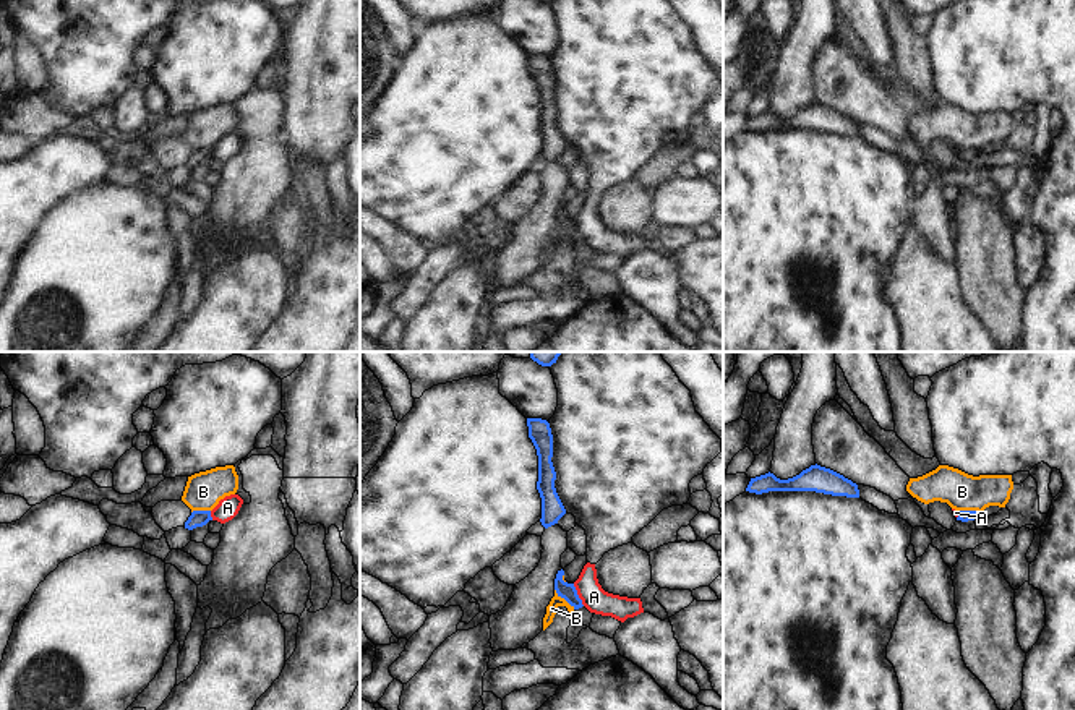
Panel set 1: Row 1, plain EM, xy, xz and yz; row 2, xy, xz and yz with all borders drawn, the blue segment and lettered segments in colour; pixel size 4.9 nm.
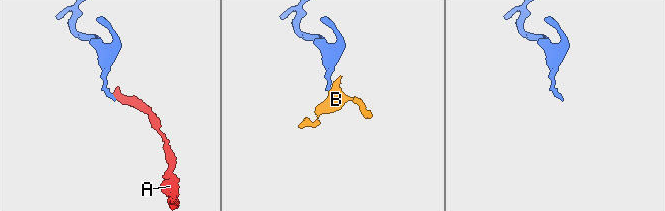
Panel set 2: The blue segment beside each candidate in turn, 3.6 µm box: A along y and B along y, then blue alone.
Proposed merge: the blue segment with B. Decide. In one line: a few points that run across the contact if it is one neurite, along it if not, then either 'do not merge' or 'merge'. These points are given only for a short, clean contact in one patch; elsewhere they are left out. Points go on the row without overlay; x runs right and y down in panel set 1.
line xz (555, 226), (574, 245); do not merge

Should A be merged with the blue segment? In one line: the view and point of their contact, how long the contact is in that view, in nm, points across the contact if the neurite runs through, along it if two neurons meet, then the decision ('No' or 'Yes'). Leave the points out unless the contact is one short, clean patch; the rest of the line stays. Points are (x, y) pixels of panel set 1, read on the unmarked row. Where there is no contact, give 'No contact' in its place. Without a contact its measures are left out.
Touches blue at xz (578, 232). Shared border 130 nm. Boundary: xz (573, 221), (584, 242). No.

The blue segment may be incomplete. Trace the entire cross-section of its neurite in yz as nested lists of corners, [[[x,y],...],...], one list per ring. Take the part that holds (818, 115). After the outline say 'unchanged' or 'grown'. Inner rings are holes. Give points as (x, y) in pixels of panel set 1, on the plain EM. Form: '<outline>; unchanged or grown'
[[[817,101],[811,102],[799,112],[788,117],[780,117],[770,109],[751,115],[746,128],[756,131],[769,128],[816,128],[832,133],[859,135],[859,126],[856,120]]]; unchanged

